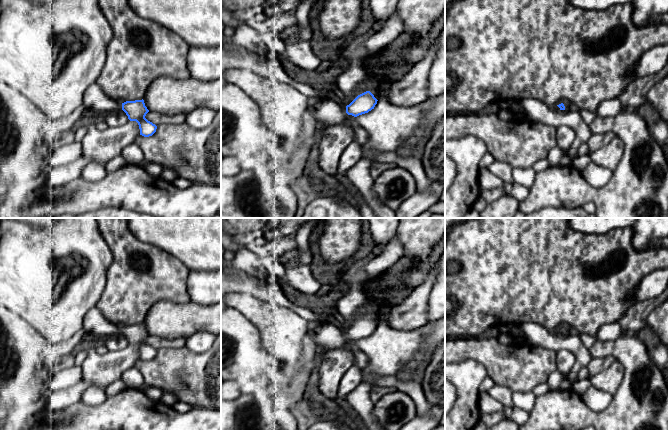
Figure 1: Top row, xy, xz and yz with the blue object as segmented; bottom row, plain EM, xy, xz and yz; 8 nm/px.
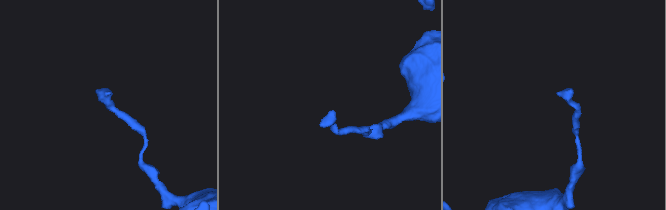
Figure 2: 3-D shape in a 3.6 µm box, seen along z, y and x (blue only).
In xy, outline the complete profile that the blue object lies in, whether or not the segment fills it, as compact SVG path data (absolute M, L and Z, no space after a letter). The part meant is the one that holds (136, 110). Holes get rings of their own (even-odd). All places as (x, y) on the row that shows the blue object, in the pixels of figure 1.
M143 99L122 103L122 110L126 113L130 121L138 123L140 135L149 137L156 132L157 126L145 118L149 110L145 106Z

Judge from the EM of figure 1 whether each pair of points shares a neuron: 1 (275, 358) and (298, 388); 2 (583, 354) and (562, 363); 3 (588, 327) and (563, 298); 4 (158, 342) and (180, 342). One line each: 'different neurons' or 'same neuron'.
1: different neurons
2: different neurons
3: same neuron
4: same neuron

